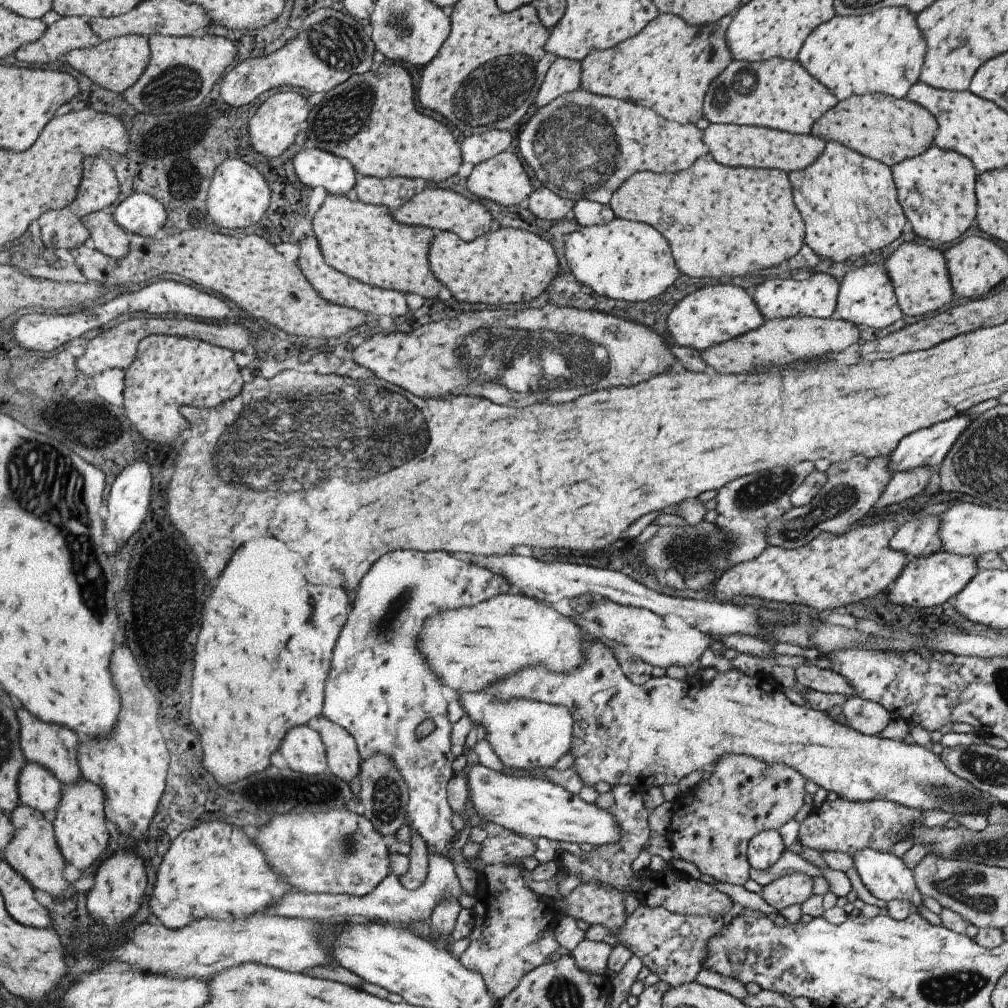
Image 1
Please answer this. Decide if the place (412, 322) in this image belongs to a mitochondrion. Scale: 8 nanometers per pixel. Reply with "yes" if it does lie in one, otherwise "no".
no

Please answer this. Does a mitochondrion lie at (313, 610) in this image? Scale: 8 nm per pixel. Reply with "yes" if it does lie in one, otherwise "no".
yes

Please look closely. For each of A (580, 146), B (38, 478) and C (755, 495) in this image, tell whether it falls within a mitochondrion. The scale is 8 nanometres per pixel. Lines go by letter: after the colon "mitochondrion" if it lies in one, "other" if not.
A: mitochondrion
B: mitochondrion
C: mitochondrion

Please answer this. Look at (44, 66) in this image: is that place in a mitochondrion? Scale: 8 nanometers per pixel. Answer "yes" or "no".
no

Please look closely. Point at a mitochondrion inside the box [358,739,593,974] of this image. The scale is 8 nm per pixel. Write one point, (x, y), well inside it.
(386, 802)

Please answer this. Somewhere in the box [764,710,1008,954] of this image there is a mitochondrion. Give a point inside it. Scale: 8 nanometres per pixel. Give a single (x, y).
(967, 884)

